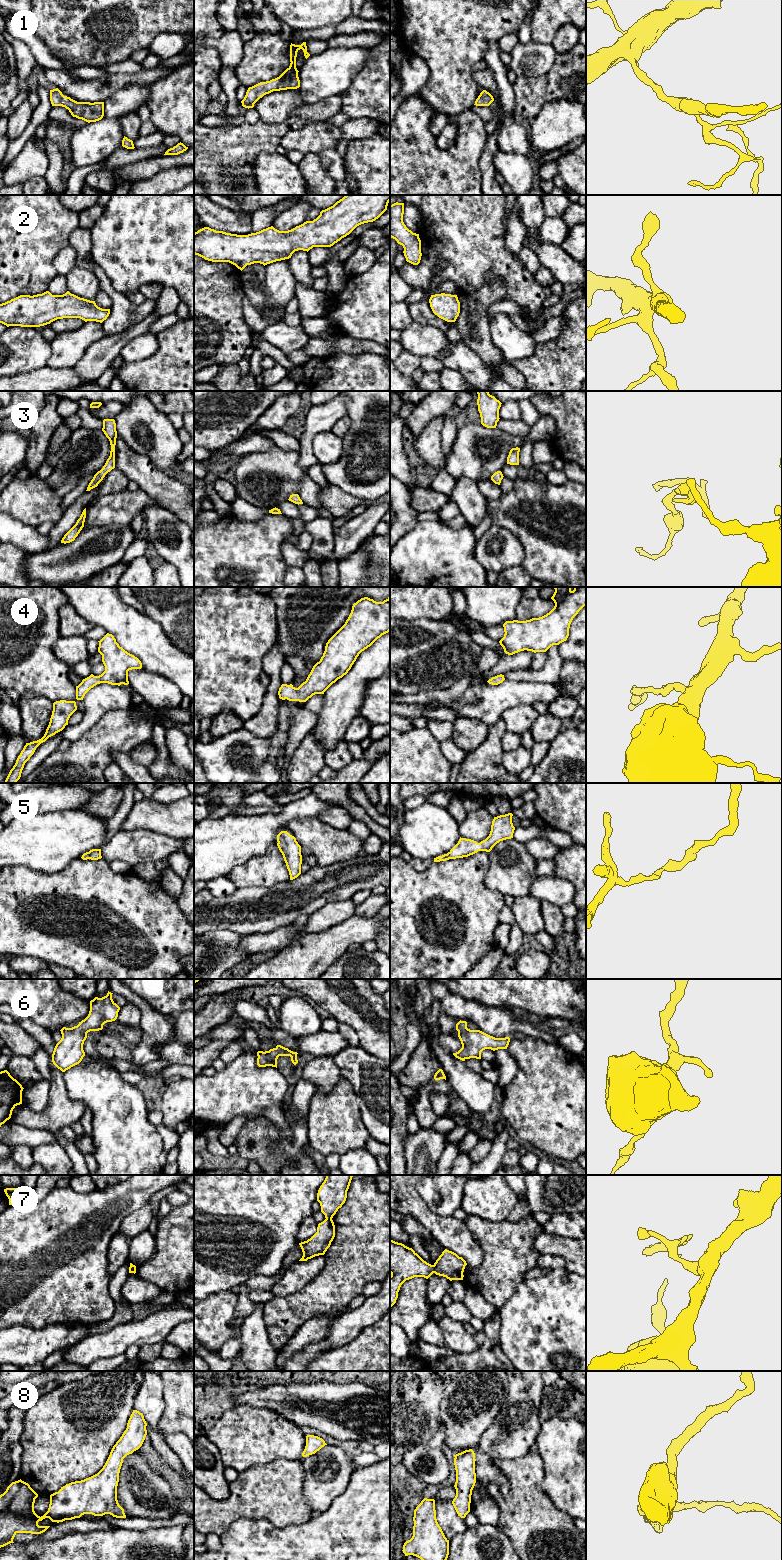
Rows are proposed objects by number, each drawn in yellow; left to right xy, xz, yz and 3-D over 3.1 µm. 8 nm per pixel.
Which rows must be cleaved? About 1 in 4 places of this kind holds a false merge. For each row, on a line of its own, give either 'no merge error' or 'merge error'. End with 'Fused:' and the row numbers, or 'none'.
1: no merge error
2: no merge error
3: no merge error
4: no merge error
5: no merge error
6: no merge error
7: merge error
8: no merge error
Fused: 7

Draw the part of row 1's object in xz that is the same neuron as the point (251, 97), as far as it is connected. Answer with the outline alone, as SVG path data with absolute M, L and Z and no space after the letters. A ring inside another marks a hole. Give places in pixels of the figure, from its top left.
M306 42L301 45L290 45L290 66L277 78L266 82L260 82L252 87L249 87L244 99L241 101L245 108L253 108L254 104L264 95L273 91L297 89L300 87L298 70L296 68L297 52L302 49L304 56L307 59L310 54L307 52Z

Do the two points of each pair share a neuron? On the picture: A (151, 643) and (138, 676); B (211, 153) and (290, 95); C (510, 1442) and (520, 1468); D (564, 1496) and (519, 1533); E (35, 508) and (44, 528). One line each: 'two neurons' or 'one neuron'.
A: two neurons
B: two neurons
C: two neurons
D: two neurons
E: two neurons

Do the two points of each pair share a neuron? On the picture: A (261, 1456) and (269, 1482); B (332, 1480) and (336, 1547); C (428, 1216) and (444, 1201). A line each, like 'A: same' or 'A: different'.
A: different
B: different
C: different

